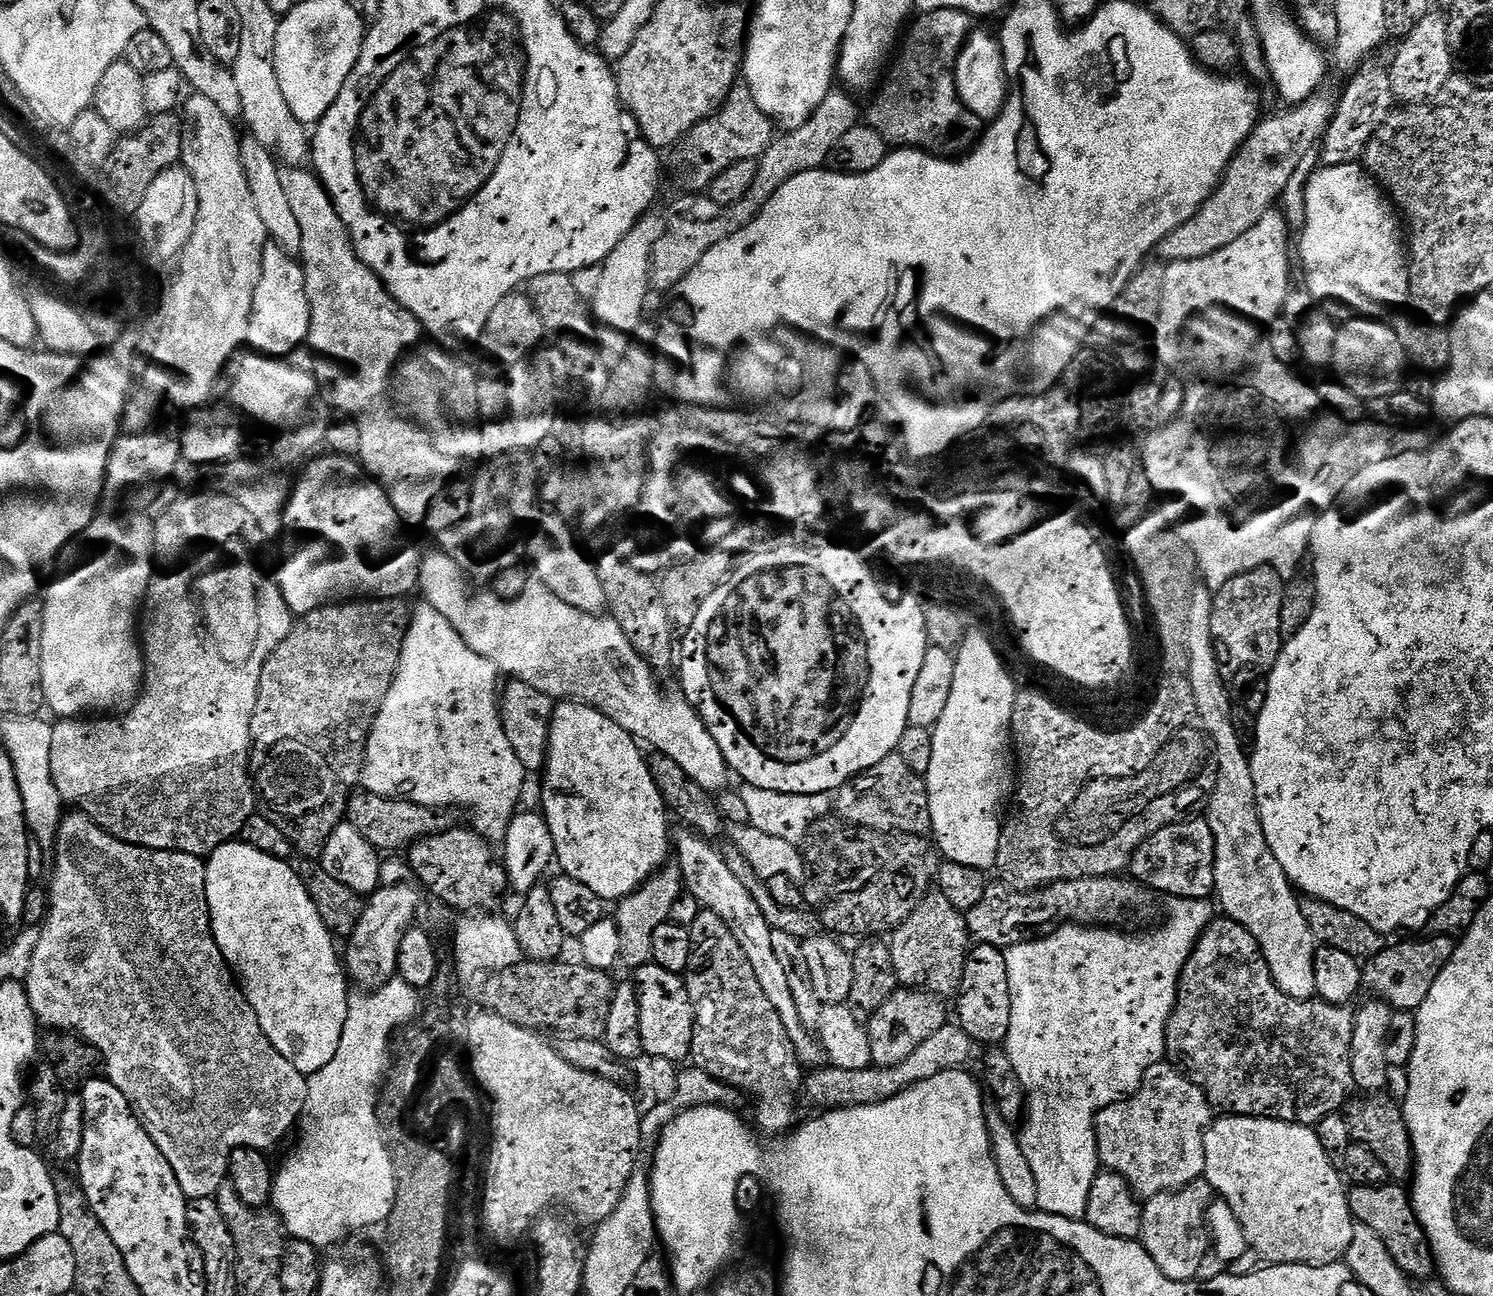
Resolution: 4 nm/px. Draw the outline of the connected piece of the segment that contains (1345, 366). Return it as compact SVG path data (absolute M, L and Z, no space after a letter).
M1348 318L1336 329L1331 371L1335 379L1345 384L1358 398L1371 402L1401 391L1406 357L1398 334L1387 324L1379 324L1376 318Z

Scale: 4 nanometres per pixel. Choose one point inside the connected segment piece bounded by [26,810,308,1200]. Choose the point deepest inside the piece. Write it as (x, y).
(127, 960)

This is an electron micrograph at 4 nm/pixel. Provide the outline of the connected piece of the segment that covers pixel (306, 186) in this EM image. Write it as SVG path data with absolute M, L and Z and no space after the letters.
M304 166L281 167L280 177L288 205L302 234L299 261L304 269L306 298L310 302L307 347L315 353L315 376L321 396L340 414L356 421L362 434L358 460L363 471L380 485L405 525L423 525L434 494L461 475L471 460L482 456L478 375L464 360L433 342L424 328L386 290L386 286L358 258L350 233L332 197L315 171Z

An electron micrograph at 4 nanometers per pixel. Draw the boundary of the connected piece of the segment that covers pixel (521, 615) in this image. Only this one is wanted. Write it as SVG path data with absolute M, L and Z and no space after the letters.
M433 550L425 551L420 562L420 583L418 592L423 603L434 606L446 622L474 650L474 654L482 654L495 666L497 673L505 677L521 680L534 690L542 690L542 694L552 697L556 702L575 702L585 704L610 718L610 722L618 722L622 730L626 730L637 741L649 744L659 755L666 758L674 758L682 770L698 786L702 786L707 792L716 794L727 789L730 769L724 761L722 750L718 750L718 742L710 734L710 730L702 722L696 709L684 699L683 695L667 696L660 689L660 684L655 680L654 670L641 656L638 650L622 634L622 626L608 614L593 614L574 610L574 606L566 606L562 598L550 594L550 590L539 586L529 586L521 596L513 600L499 600L491 590L472 592L468 589L466 574L444 552Z

